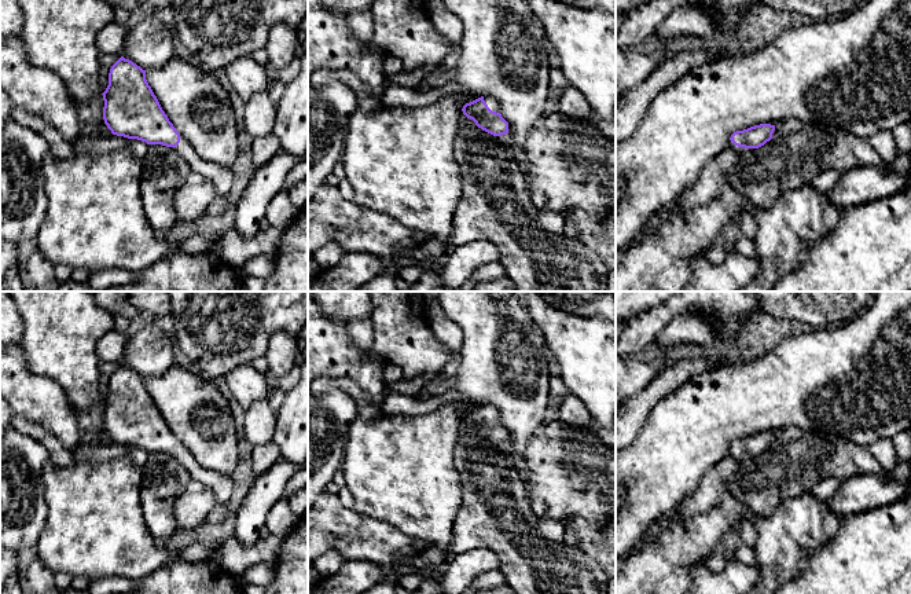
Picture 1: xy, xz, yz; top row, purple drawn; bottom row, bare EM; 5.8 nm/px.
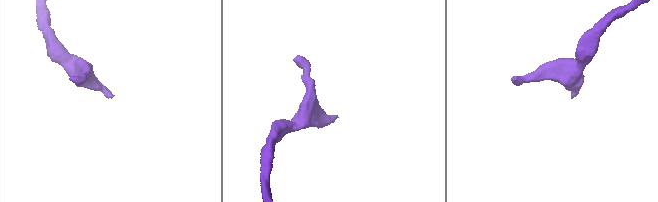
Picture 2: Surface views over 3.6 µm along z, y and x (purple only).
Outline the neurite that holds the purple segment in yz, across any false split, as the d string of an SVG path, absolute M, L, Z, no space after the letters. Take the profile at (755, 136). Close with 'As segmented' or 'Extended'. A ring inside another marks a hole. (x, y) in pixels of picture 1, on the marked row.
M760 124L736 131L730 138L728 148L741 155L746 148L758 148L772 139L775 125Z. Extended

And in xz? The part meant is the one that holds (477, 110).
M481 96L462 109L463 114L473 120L478 128L493 136L508 133L508 122L499 110L499 102L492 96Z. Extended

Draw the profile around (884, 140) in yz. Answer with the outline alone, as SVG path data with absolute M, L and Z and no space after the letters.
M878 131L868 140L881 155L885 165L892 164L897 158L899 154L892 131Z

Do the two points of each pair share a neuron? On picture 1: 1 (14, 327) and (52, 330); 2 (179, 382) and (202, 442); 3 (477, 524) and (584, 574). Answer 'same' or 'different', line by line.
1: different
2: same
3: same

